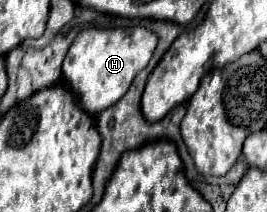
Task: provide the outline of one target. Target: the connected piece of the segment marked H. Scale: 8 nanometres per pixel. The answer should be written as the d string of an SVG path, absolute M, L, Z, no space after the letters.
M90 26L81 30L63 60L63 78L77 96L81 108L89 114L113 106L131 86L135 74L147 66L155 50L155 34L143 26L102 28Z

